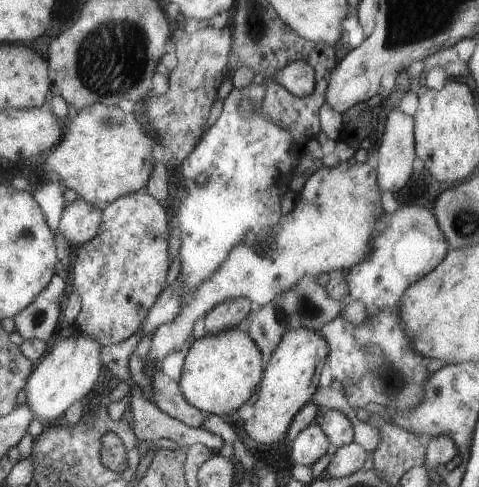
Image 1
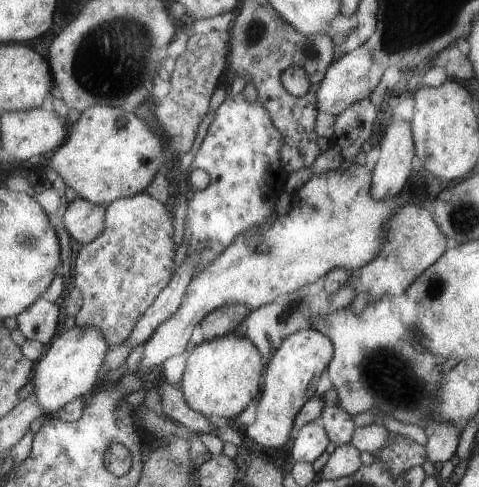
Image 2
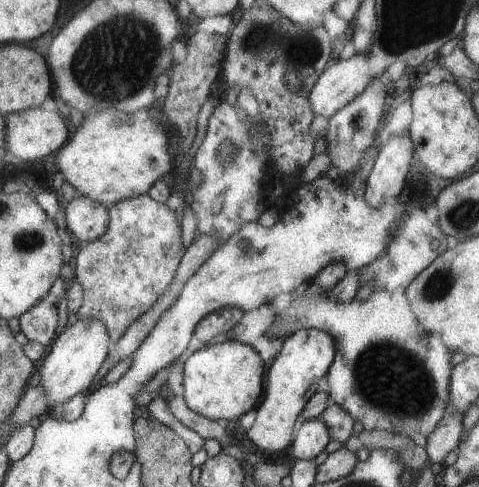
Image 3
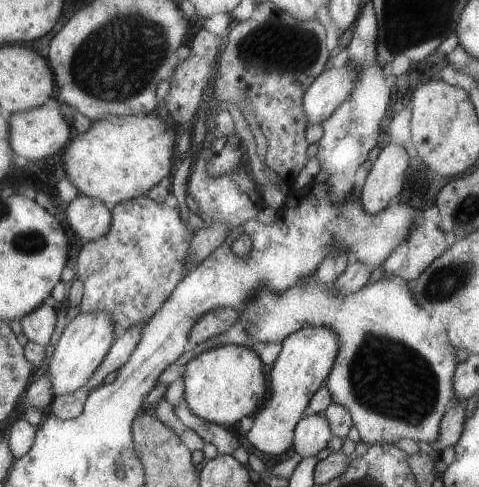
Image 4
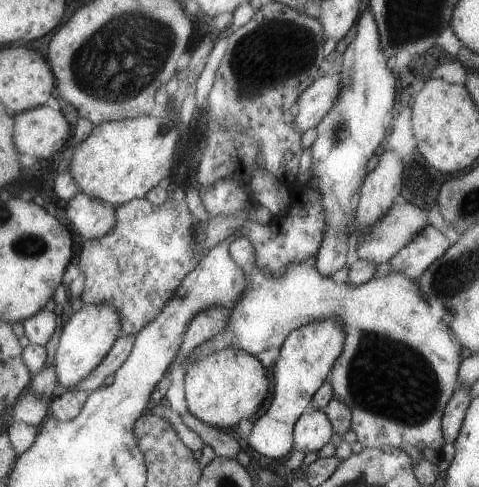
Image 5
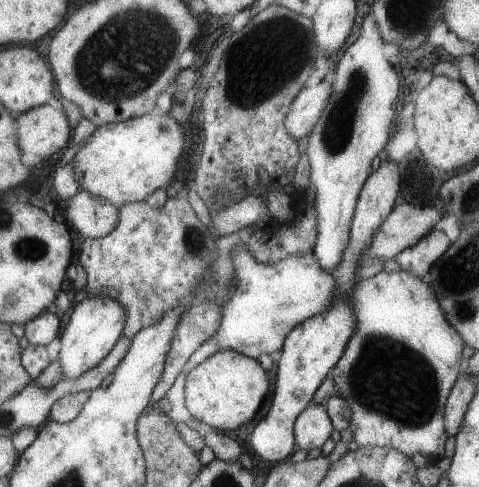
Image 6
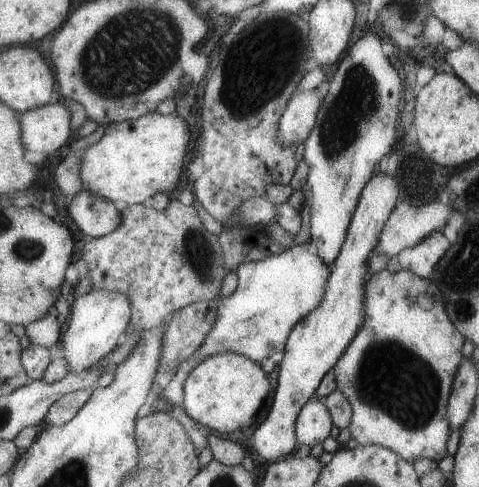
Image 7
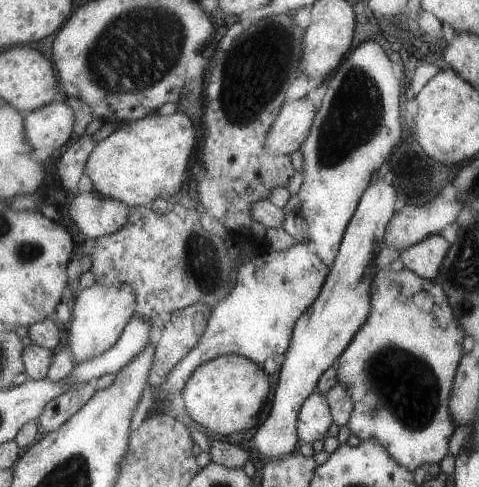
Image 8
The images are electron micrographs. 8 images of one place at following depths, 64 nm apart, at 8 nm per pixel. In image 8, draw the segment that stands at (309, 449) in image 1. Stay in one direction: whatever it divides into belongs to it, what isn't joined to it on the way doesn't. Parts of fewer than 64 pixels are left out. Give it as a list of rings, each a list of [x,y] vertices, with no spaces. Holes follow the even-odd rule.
[[[311,394],[297,416],[297,436],[299,444],[315,444],[327,438],[327,430],[333,424],[331,410],[323,394]]]

